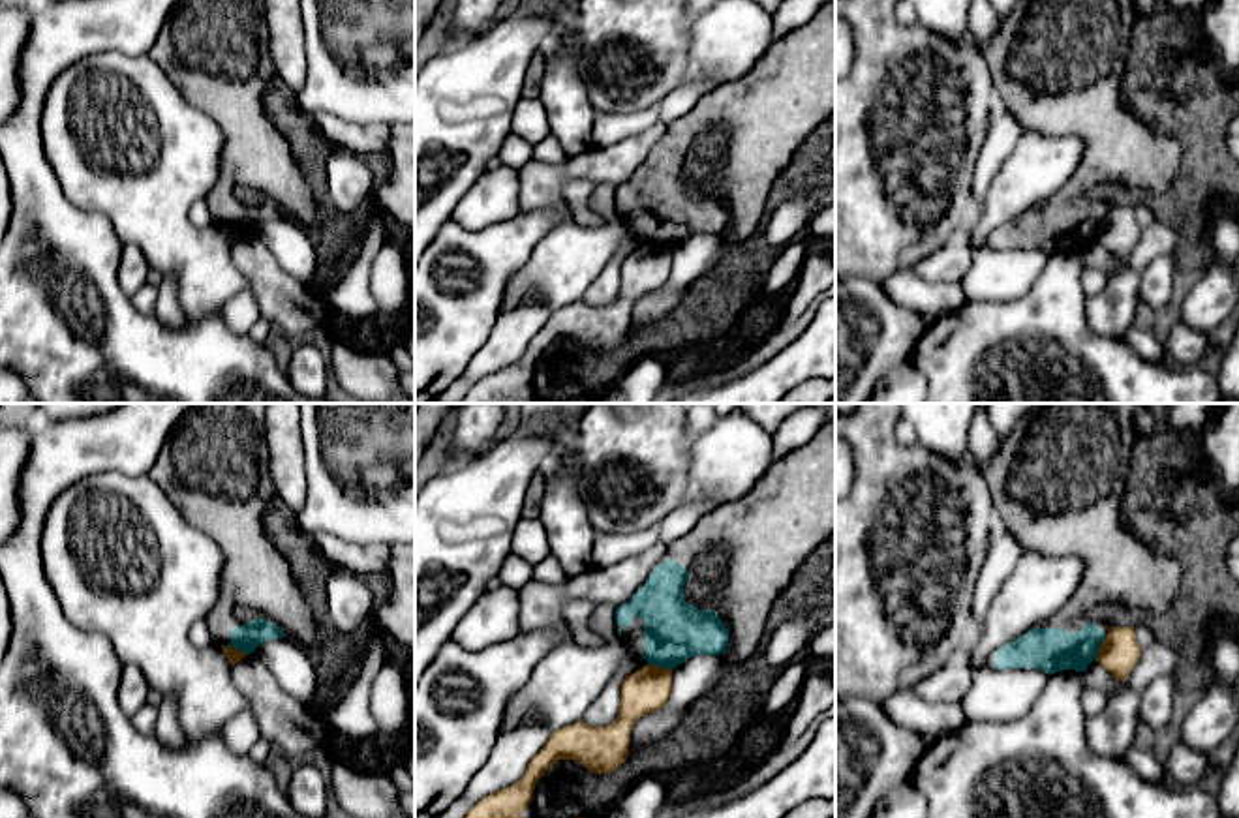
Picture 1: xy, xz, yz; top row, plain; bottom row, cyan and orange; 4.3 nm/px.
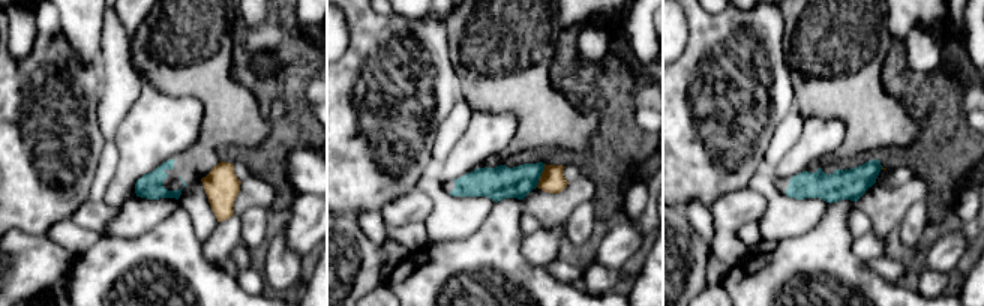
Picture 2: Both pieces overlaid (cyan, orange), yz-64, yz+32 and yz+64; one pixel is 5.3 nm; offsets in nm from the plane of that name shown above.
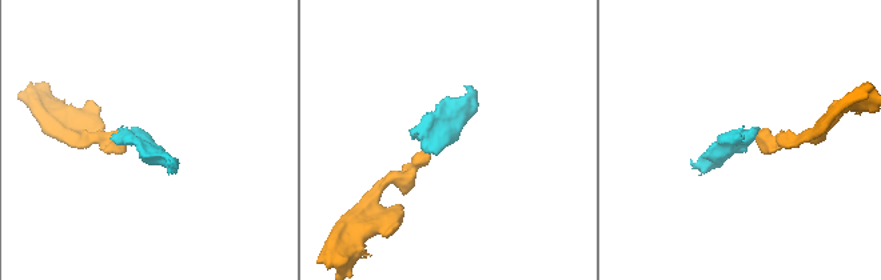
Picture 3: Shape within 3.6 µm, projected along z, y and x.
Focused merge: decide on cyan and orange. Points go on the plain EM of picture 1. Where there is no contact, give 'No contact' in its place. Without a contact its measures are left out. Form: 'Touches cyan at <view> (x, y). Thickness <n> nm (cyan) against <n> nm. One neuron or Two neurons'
Touches cyan at yz (1099, 227). Thickness 190 nm (cyan) against 170 nm. Two neurons

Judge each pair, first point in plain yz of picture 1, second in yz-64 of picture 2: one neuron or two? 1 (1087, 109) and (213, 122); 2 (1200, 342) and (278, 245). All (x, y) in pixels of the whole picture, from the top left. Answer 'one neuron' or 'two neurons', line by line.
1: one neuron
2: one neuron

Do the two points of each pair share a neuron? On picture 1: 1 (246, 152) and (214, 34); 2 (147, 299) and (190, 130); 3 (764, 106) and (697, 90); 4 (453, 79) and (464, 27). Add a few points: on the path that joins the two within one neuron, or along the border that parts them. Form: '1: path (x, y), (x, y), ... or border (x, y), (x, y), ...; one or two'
1: path (244, 122), (220, 64); one
2: border (152, 272), (162, 278); two
3: border (718, 83), (688, 113); two
4: border (496, 21), (485, 32), (458, 45); two

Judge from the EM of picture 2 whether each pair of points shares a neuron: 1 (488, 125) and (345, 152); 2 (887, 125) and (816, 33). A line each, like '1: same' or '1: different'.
1: different
2: same

